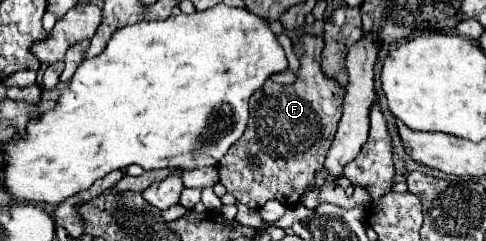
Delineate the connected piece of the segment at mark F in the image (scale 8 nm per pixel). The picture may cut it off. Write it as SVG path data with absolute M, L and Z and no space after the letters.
M304 34L292 40L292 44L300 60L296 82L280 86L266 80L266 84L252 94L248 126L242 138L228 150L228 156L218 164L220 184L224 184L238 202L254 210L262 208L268 200L278 200L284 206L298 204L306 186L314 182L316 172L322 168L342 116L346 92L320 70L320 54L324 48L322 36Z

